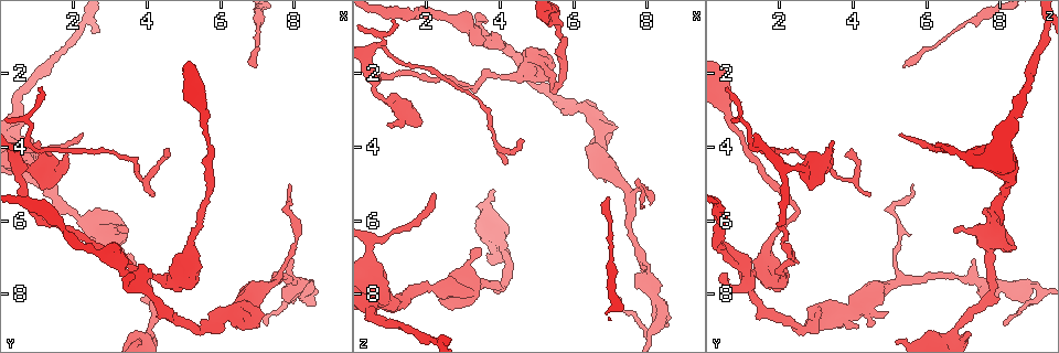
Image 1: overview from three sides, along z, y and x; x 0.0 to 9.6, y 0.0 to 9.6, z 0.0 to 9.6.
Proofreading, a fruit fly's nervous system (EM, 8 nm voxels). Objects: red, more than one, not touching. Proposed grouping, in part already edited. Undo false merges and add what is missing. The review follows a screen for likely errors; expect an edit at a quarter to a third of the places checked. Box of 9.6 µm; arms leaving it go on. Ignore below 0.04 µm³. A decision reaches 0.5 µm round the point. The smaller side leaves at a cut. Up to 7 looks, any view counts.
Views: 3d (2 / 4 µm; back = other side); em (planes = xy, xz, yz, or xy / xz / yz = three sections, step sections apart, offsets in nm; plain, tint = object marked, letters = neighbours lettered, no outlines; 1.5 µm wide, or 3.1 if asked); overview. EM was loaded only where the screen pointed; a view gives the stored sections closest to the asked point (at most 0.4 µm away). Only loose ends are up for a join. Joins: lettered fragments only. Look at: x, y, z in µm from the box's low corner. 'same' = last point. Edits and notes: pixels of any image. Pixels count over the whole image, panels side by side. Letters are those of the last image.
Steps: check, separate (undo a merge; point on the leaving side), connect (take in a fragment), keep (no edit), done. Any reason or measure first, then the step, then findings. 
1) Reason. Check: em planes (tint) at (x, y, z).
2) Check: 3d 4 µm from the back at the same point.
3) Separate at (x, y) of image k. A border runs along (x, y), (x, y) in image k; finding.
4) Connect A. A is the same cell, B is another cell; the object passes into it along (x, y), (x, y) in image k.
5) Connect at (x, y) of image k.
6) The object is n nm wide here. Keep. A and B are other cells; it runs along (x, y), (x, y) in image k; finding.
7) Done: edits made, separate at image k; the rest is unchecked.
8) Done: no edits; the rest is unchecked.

Abrupt turn. Check: em xy step 8 (letters) at (8.10, 7.85, 9.00).

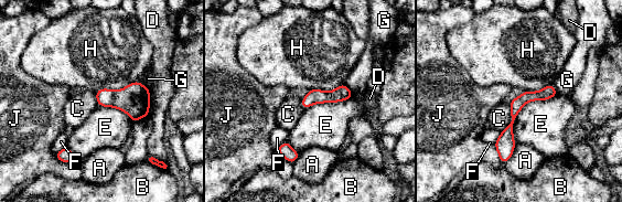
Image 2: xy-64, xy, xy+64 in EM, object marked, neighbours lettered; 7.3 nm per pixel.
Check: em planes (letters) at the same point.

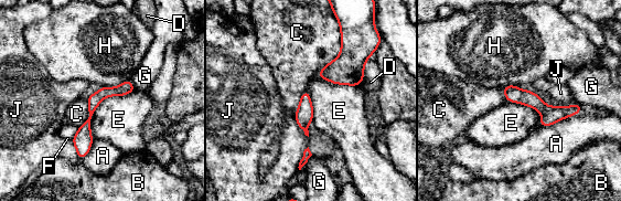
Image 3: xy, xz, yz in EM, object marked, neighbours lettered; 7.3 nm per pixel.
The longest contact is with E, 480 nm. Keep. A, B, C, D, E, F, G, H and J are other cells; it runs along (128, 83), (93, 103), (81, 155) in image 3; all the same neuron.

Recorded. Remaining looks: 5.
Thin neck. Check: em planes (tint) at (7.75, 7.50, 6.85).

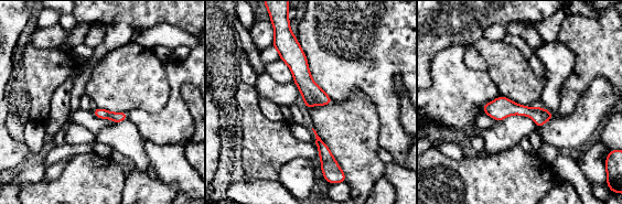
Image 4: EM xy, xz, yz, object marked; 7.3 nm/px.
Check: em planes (letters) at the same point.

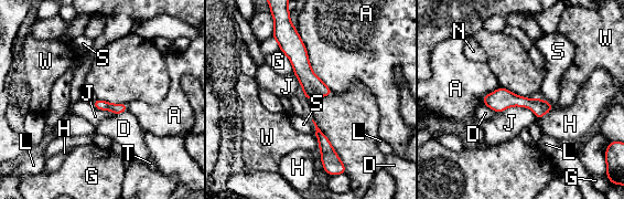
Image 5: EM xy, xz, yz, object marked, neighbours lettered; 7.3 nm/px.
The object is 80 nm wide here. Keep. A, D, G, H, J, L, N, S, T and W are other cells; a border runs along (496, 113), (527, 106), (536, 119) in image 5; one neuron here.

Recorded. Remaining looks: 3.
Branch stops here. Check: em xz step 8 (letters) at (1.10, 3.85, 3.45).

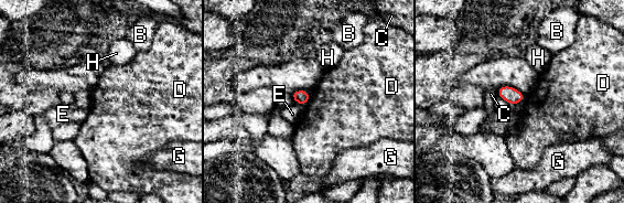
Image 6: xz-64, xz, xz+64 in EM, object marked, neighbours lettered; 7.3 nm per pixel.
Check: em planes (letters) at the same point.

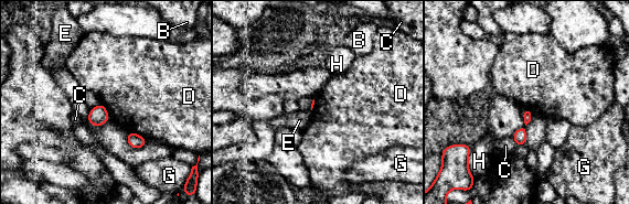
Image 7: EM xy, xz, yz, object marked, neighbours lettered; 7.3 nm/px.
Keep. B, C, D, E, G and H are other cells; a border runs along (128, 131), (134, 131), (147, 140) in image 7; no lettered fragment goes on from it.

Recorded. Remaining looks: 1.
Done: no edits; the rest is unchecked.

